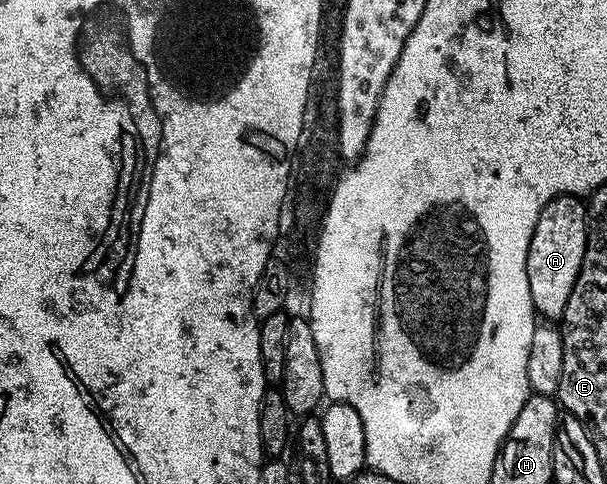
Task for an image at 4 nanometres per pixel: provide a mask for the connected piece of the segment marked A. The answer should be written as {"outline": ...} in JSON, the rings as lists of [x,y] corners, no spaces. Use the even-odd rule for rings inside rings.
{"outline":[[[555,197],[542,211],[530,239],[530,251],[526,255],[526,275],[530,279],[530,299],[537,314],[544,319],[563,318],[570,291],[580,274],[582,259],[588,242],[588,211],[585,202],[578,197]]]}

